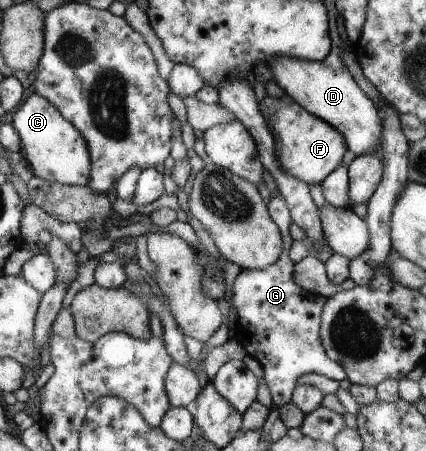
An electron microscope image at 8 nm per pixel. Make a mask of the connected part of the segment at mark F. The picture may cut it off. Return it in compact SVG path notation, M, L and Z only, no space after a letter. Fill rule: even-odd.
M266 95L259 102L258 108L274 136L278 162L288 176L298 178L308 185L321 184L328 174L332 174L342 164L342 156L348 150L347 140L331 123L316 118L295 99Z

